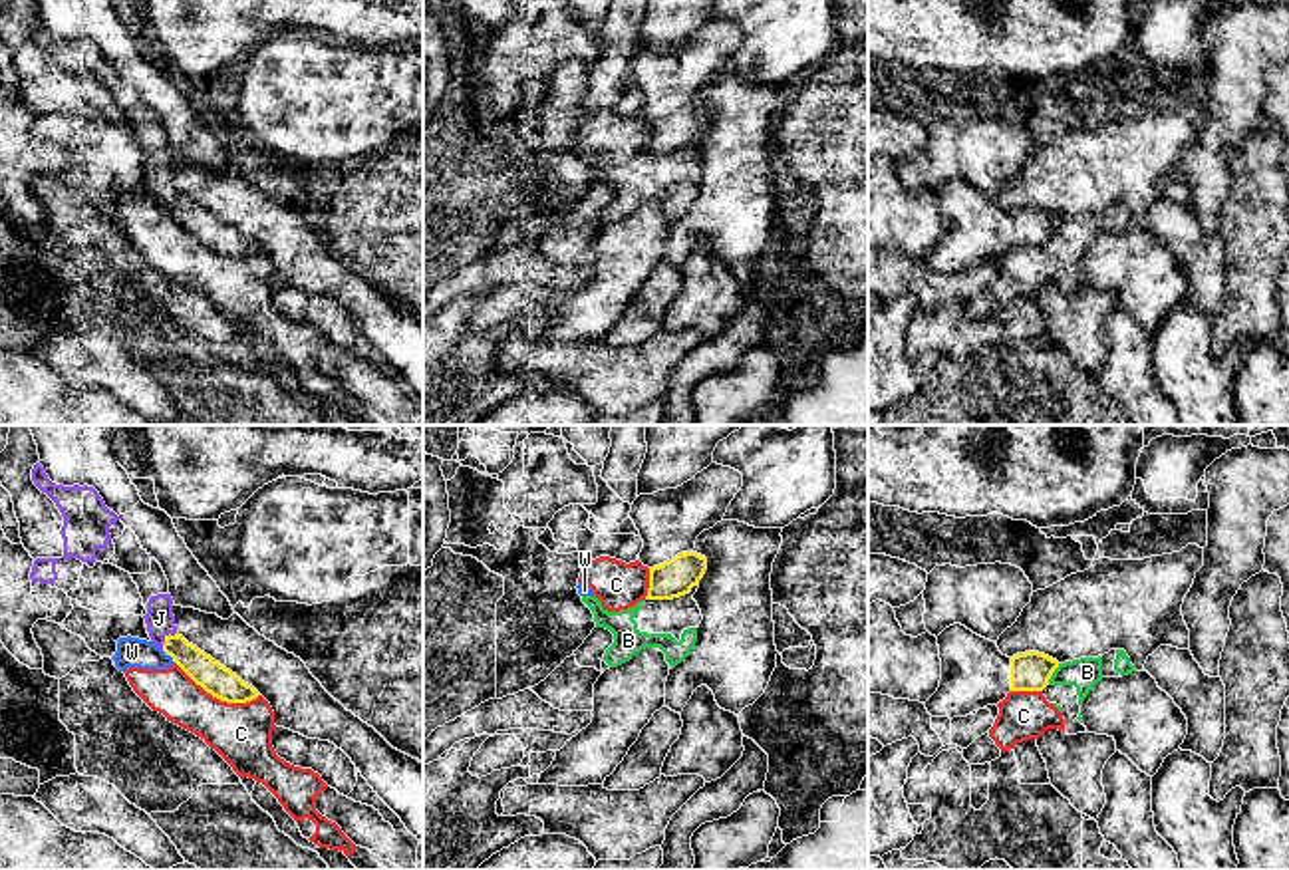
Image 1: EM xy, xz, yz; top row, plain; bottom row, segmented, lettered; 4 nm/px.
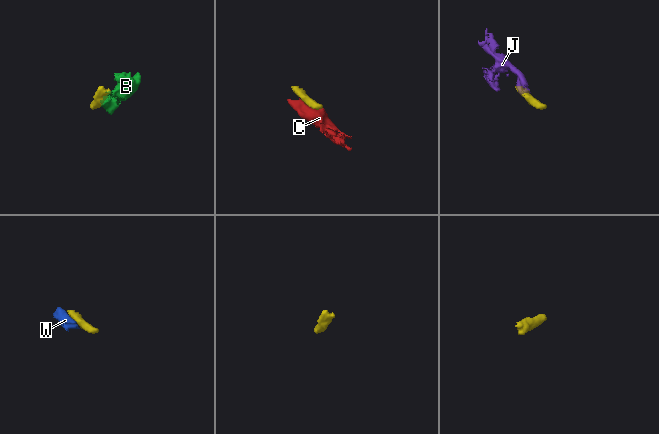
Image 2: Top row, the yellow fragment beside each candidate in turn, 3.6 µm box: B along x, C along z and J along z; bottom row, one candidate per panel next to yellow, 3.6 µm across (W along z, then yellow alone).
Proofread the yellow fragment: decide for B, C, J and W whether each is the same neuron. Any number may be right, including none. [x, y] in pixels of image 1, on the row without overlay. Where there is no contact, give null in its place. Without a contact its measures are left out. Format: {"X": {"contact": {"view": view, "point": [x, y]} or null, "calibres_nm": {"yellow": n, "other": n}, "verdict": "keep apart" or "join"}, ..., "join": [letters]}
{"B": {"contact": {"view": "yz", "point": [1051, 229]}, "calibres_nm": {"yellow": 160, "other": 120}, "verdict": "keep apart"}, "C": {"contact": {"view": "xy", "point": [217, 253]}, "calibres_nm": {"yellow": 120, "other": 240}, "verdict": "keep apart"}, "J": {"contact": {"view": "xy", "point": [165, 193]}, "calibres_nm": {"yellow": 120, "other": 120}, "verdict": "join"}, "W": {"contact": {"view": "xy", "point": [169, 209]}, "calibres_nm": {"yellow": 120, "other": 130}, "verdict": "keep apart"}, "join": ["J"]}

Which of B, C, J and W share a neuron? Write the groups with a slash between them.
B C W / J

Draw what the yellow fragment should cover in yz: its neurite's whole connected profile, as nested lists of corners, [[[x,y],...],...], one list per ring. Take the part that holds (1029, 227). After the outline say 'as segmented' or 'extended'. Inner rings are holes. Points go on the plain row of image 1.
[[[961,179],[937,191],[941,234],[937,246],[924,258],[931,272],[965,272],[987,260],[997,260],[1009,246],[1043,246],[1059,217],[1025,207],[1007,213],[989,197]]]; extended

